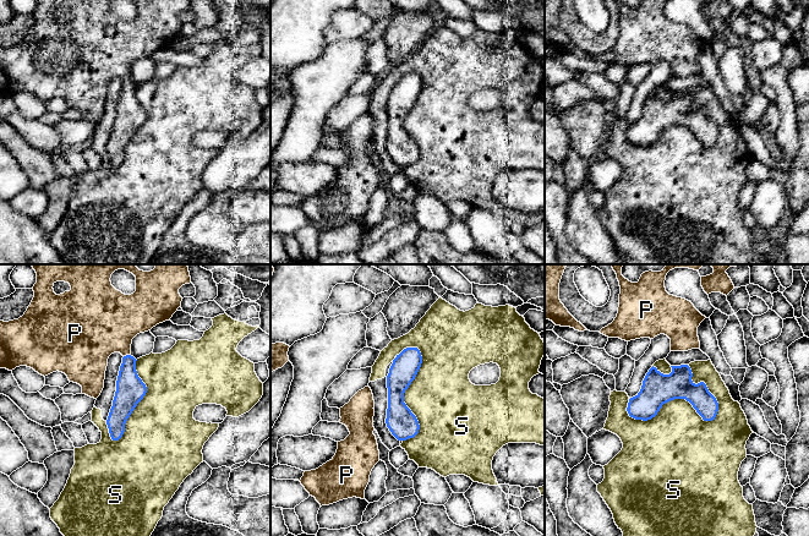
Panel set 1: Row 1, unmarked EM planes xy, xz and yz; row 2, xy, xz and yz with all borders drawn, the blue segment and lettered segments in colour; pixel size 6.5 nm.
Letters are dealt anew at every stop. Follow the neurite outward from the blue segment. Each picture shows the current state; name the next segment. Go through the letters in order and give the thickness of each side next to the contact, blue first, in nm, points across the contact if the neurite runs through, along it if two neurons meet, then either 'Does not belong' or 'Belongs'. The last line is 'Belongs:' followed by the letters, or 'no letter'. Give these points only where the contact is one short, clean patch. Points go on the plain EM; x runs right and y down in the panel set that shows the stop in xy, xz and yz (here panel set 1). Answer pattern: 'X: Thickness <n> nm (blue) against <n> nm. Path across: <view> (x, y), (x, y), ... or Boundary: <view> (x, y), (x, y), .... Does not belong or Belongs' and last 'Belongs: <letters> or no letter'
P: Thickness 190 nm (blue) against 400 nm. Path across: xy (130, 115), (126, 81), (123, 70), (105, 49). Belongs
S: Thickness 200 nm (blue) against 400 nm. Does not belong
Belongs: P

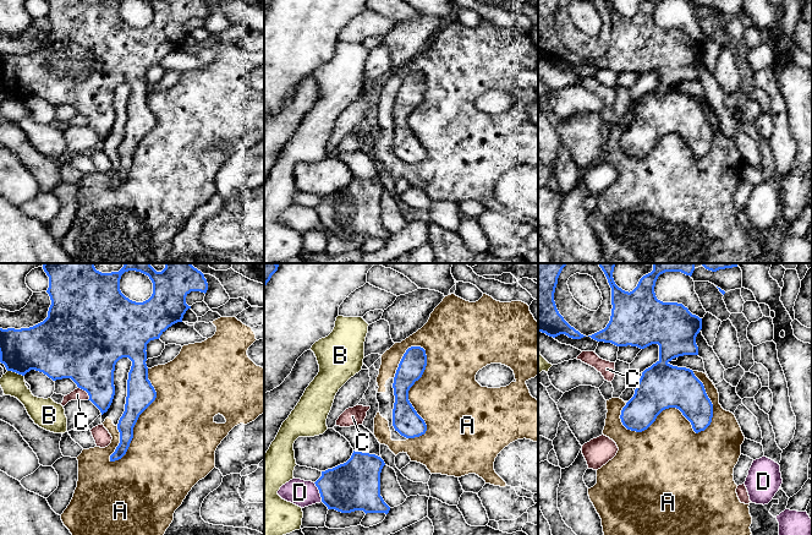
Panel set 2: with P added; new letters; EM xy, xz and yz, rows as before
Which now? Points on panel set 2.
A: Thickness 300 nm (blue) against 360 nm. Does not belong
B: Thickness 320 nm (blue) against 150 nm. Does not belong
C: Thickness 400 nm (blue) against 80 nm. Does not belong
D: Thickness 320 nm (blue) against 170 nm. Does not belong
Belongs: no letter

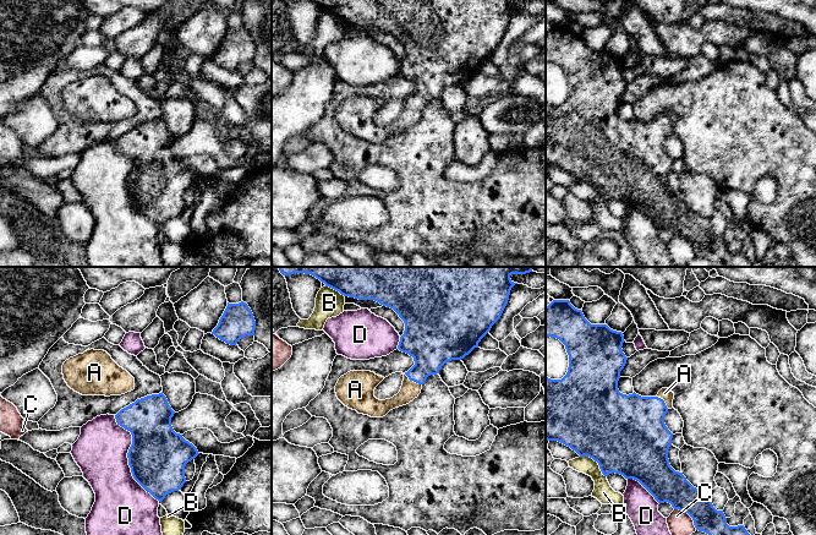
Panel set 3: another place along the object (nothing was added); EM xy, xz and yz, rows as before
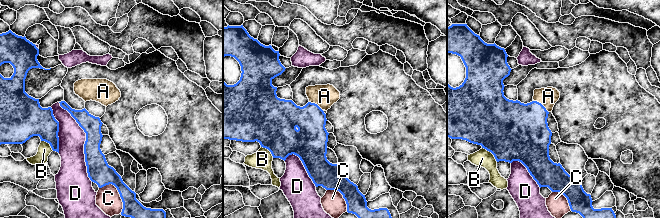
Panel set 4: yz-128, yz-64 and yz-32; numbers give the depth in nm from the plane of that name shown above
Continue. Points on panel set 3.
A: Thickness 280 nm (blue) against 120 nm. Path across: xz (431, 72), (427, 88), (412, 105), (410, 115). Belongs
B: Thickness 500 nm (blue) against 120 nm. Does not belong
C: Thickness 220 nm (blue) against 170 nm. Does not belong
D: Thickness 380 nm (blue) against 340 nm. Does not belong
Belongs: A

